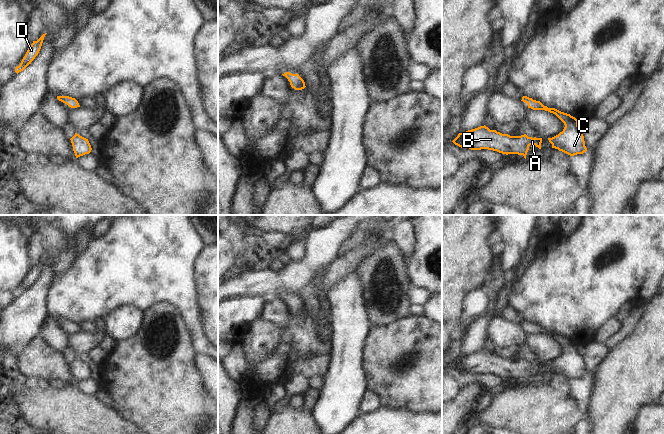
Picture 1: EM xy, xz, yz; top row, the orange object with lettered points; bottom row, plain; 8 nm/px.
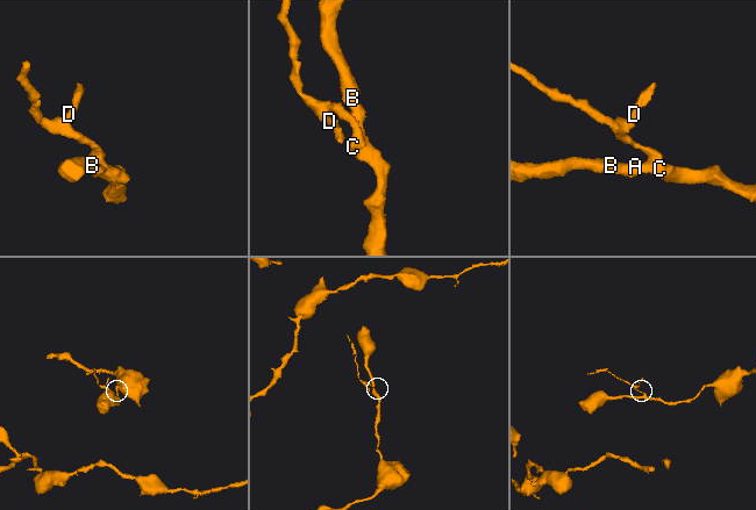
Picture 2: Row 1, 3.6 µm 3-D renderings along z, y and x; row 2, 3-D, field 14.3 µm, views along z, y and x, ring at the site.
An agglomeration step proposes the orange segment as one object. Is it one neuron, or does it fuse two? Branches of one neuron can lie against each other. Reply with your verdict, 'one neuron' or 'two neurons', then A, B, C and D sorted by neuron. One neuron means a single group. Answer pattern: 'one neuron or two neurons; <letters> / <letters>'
one neuron; A B C D

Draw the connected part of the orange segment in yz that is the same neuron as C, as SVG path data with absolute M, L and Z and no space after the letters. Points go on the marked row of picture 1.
M523 96L521 101L527 103L528 108L533 110L545 110L555 114L564 123L565 127L562 132L552 138L548 138L552 148L558 149L570 156L583 154L587 151L584 136L578 126L578 119L555 108L548 108L540 101L533 100L527 96Z

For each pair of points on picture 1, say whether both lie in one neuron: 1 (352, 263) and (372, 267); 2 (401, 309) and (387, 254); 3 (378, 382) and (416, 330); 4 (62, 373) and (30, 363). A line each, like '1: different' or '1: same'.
1: different
2: same
3: same
4: same

